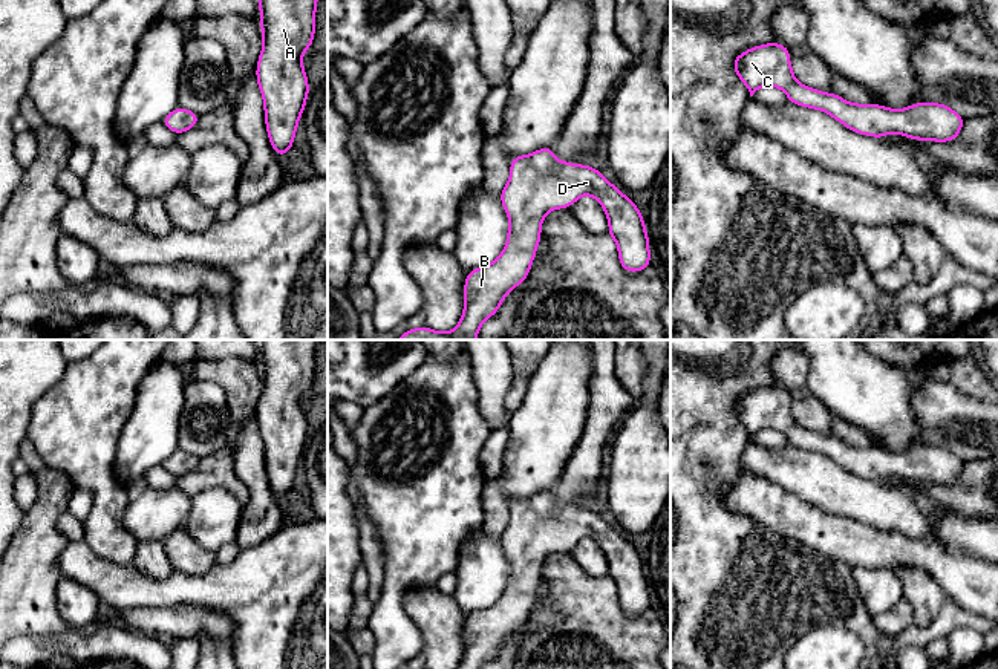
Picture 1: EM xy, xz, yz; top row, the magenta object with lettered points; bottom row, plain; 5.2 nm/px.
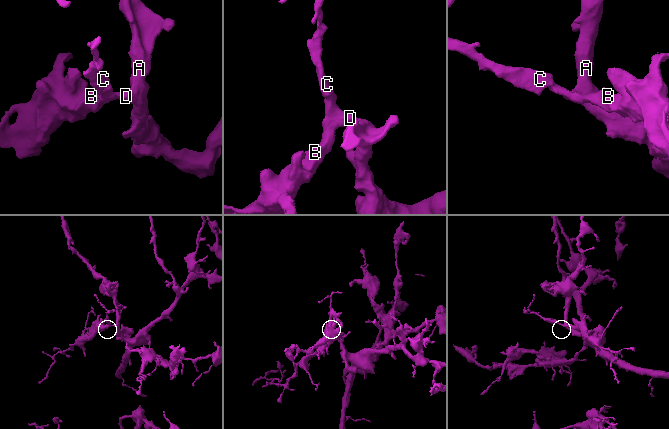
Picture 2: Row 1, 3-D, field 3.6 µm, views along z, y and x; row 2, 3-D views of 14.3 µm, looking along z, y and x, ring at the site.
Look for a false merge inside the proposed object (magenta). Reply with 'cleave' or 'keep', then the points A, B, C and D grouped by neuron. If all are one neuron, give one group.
keep; groups A B C D

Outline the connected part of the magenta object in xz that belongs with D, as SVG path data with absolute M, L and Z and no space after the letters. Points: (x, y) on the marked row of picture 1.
M551 147L510 159L511 175L501 193L501 202L510 217L507 245L501 256L487 266L468 271L464 286L465 306L459 325L450 332L421 326L406 331L396 340L476 340L481 325L494 315L505 295L527 280L540 240L542 219L550 210L569 208L582 194L595 197L609 220L609 233L618 245L618 260L625 271L637 272L651 265L649 237L638 207L617 190L602 171L591 165L559 161Z

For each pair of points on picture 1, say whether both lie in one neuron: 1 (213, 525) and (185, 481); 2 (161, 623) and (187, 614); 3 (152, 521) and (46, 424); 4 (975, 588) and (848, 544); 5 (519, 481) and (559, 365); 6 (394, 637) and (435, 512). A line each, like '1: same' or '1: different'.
1: different
2: same
3: different
4: same
5: same
6: same

